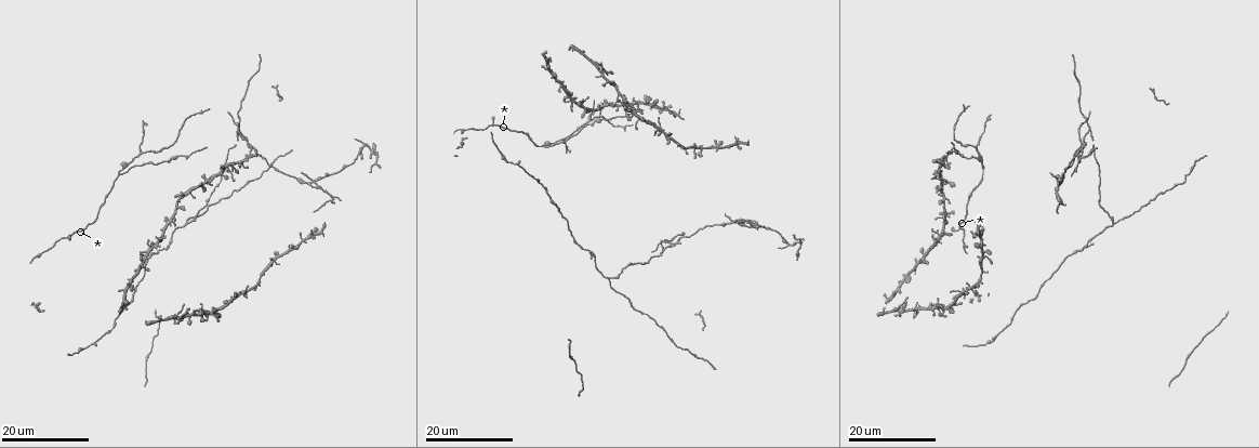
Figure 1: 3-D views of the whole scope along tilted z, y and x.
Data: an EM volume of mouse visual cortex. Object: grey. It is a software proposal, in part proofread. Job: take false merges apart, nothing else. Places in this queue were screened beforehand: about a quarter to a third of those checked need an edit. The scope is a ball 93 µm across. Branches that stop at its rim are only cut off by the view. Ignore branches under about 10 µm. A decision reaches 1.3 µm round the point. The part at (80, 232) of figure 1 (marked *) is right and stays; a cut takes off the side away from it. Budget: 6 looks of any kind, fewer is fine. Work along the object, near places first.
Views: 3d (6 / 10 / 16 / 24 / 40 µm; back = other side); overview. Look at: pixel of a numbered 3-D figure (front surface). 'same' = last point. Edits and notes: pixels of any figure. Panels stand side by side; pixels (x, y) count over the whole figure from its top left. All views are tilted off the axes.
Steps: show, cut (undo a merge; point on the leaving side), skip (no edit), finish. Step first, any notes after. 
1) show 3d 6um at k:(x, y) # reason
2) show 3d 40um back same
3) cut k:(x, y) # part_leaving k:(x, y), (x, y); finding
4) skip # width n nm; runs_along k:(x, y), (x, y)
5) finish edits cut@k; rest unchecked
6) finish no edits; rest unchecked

show 3d 24um at 1:(545, 145) # a fork

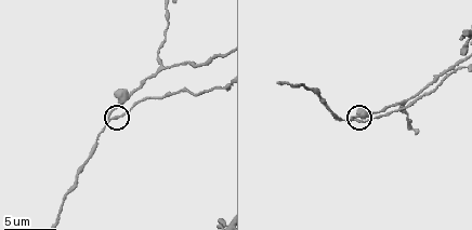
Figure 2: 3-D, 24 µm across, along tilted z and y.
show 3d 6um at 2:(355, 121)

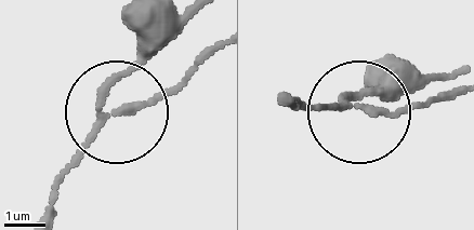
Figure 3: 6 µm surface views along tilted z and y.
cut 3:(165, 89) # part_leaving 3:(109, 112), (168, 95), (220, 50); two cells meet here

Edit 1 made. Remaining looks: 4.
show 3d 16um at 1:(663, 250) # branch point

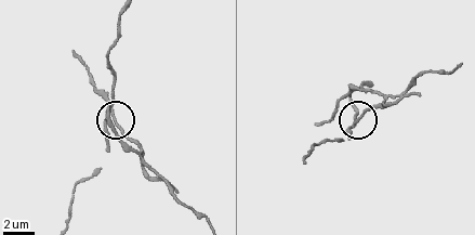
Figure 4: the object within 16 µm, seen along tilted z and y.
show 3d 6um at 4:(115, 119)

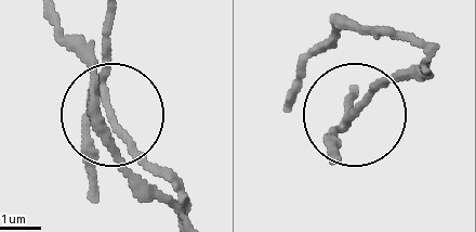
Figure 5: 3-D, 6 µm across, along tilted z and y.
cut 5:(134, 142) # width 140 nm; part_leaving 5:(106, 95), (116, 124), (174, 187), (182, 218); two cells meet here

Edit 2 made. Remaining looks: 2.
finish edits cut@3, cut@5; rest unchecked

